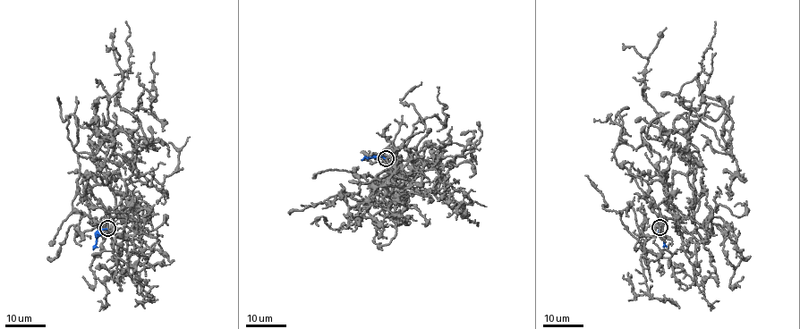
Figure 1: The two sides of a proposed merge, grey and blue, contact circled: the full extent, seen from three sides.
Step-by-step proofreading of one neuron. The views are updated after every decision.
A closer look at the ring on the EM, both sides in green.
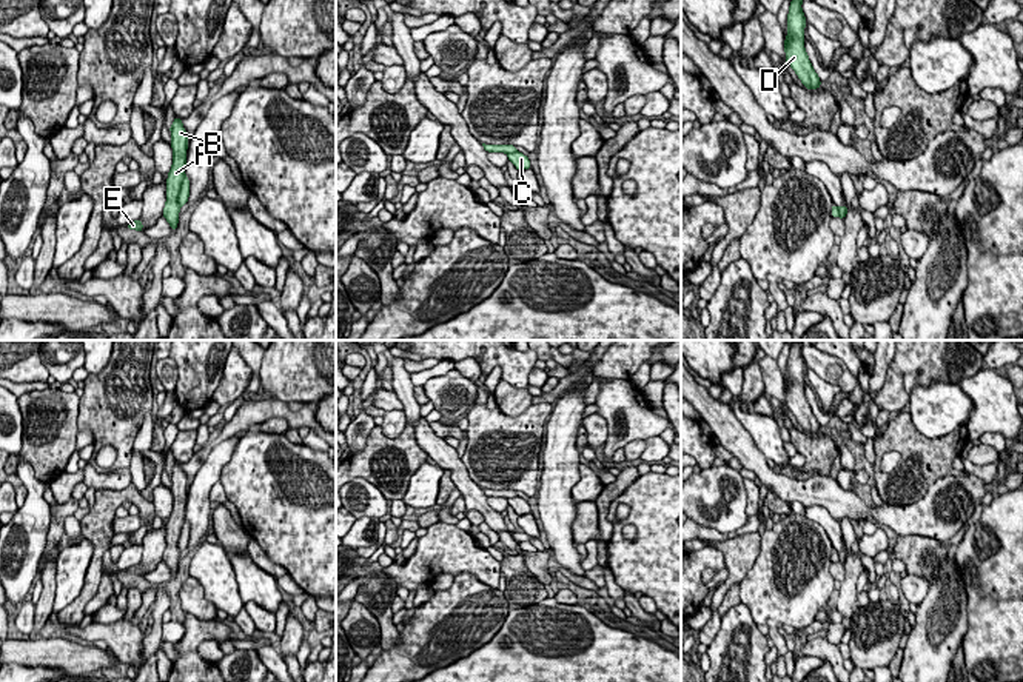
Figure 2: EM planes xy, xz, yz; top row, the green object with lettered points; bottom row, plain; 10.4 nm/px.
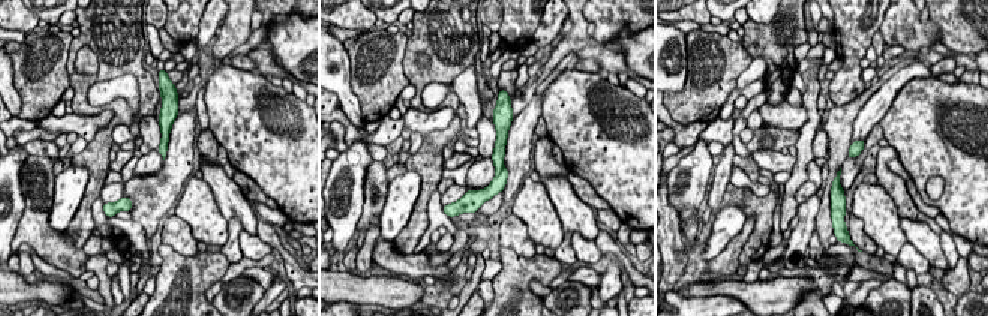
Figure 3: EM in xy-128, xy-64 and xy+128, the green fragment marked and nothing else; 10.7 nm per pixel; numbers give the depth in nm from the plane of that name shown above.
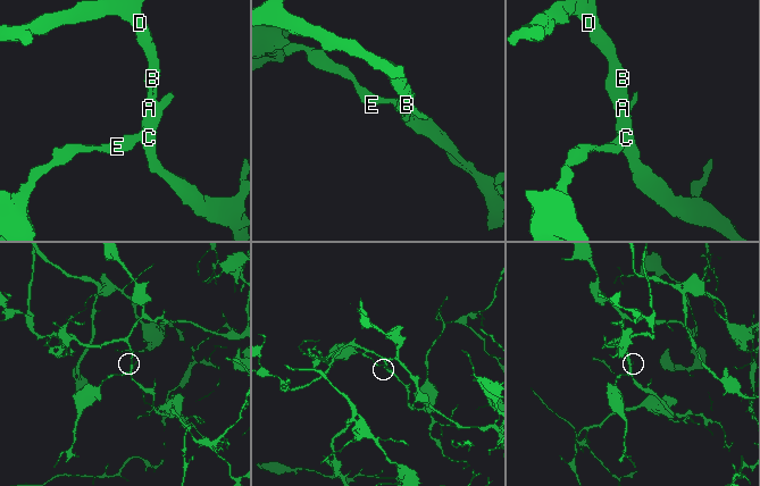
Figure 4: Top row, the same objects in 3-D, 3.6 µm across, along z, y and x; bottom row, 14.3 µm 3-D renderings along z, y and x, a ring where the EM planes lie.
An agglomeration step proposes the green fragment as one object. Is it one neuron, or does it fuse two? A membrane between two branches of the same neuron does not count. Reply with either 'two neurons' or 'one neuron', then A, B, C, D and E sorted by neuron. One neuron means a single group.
two neurons; A B C D / E

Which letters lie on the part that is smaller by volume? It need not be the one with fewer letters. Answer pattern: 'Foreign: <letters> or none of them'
Foreign: E

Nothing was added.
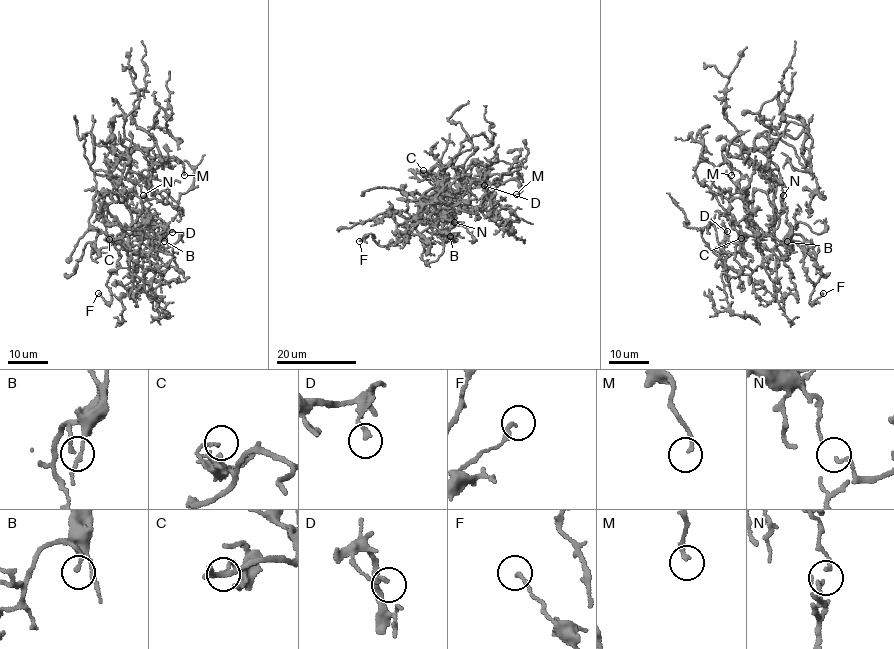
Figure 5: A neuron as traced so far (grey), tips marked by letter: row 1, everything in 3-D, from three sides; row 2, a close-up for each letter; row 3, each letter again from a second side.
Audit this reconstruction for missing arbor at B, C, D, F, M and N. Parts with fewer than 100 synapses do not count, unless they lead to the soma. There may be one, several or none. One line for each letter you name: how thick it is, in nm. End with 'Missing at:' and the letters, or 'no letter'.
Missing at: no letter

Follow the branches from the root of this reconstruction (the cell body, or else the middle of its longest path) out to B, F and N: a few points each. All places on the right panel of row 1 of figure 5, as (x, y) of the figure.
B: (773, 187), (753, 193), (747, 221), (755, 224), (759, 234), (769, 233), (780, 243), (786, 236), (787, 241)
F: (773, 187), (753, 193), (748, 222), (767, 249), (792, 234), (810, 244), (822, 272), (810, 303), (823, 293)
N: (773, 187), (756, 190), (748, 205), (747, 221), (755, 224), (759, 234), (768, 233), (772, 239), (783, 195)

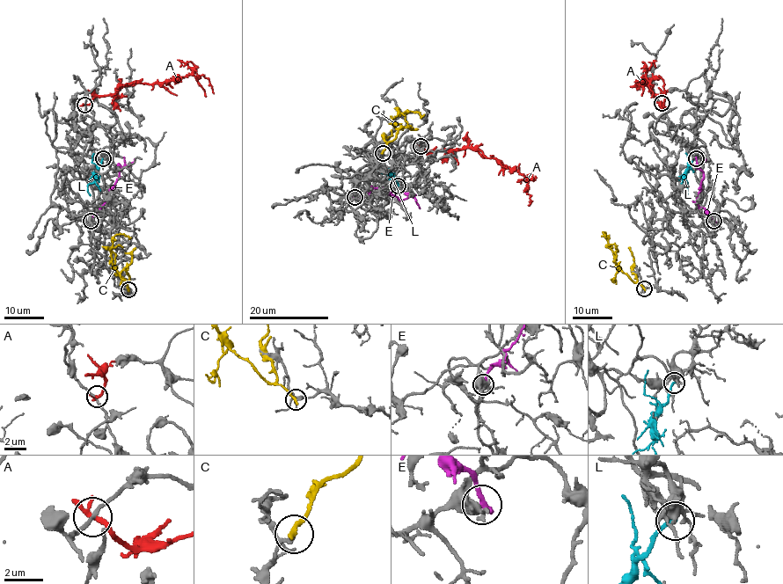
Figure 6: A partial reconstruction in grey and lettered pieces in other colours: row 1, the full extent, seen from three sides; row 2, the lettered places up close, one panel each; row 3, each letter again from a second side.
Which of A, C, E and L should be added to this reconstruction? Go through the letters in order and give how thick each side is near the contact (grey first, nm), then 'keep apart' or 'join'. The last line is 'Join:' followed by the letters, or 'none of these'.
A: 160/240 nm | keep apart
C: 140/280 nm | keep apart
E: 480/380 nm | keep apart
L: 400/180 nm | keep apart
Join: none of these

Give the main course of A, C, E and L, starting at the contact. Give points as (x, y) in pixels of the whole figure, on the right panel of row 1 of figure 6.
A: (662, 103), (664, 96), (652, 94), (640, 83), (645, 75), (647, 80), (660, 76), (664, 94)
C: (644, 288), (619, 268), (618, 271), (608, 237), (605, 232), (601, 236)
E: (713, 220), (712, 215), (699, 208), (697, 200), (703, 178), (697, 166), (706, 159)
L: (697, 157), (687, 171), (687, 194)

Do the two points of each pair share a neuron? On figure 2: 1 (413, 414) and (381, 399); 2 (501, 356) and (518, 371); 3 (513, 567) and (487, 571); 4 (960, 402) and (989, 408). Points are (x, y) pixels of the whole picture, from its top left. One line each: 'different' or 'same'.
1: different
2: same
3: different
4: different

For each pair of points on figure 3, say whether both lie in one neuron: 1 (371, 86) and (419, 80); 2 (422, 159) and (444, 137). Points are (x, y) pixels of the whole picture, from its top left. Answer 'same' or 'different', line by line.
1: different
2: same

